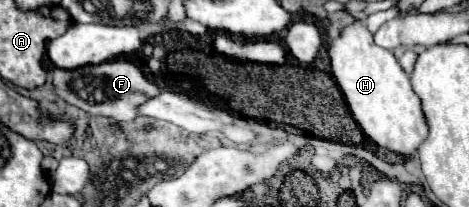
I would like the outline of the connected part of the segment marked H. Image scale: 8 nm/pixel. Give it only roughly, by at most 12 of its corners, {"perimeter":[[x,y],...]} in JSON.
{"perimeter":[[362,21],[328,49],[352,117],[412,157],[428,123],[394,53]]}

